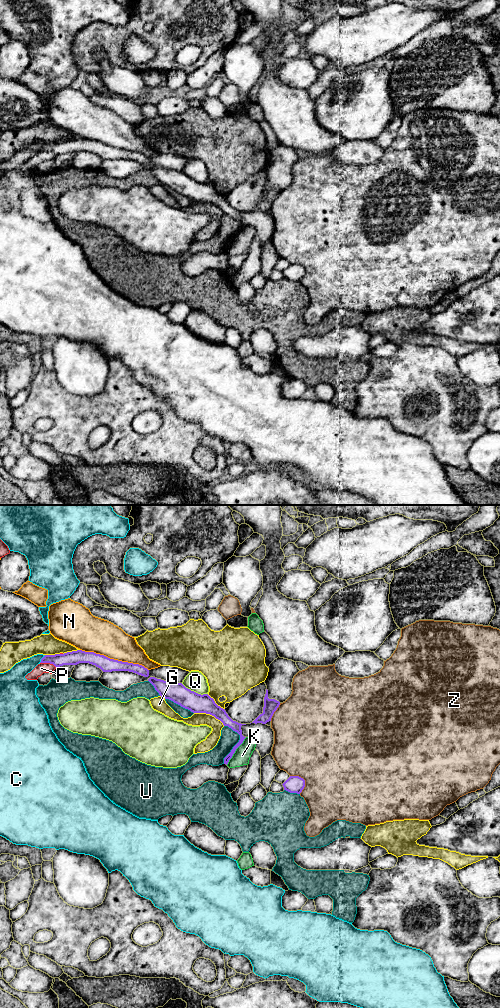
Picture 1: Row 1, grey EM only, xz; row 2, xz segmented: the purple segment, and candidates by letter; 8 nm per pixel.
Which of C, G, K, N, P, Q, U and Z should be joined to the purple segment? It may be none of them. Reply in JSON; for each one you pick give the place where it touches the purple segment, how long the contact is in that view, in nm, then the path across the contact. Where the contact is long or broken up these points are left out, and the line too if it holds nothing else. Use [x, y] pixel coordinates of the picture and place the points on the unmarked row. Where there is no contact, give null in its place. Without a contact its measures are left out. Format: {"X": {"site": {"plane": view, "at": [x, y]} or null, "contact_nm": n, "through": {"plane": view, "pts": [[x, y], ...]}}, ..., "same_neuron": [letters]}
{"same_neuron": []}

